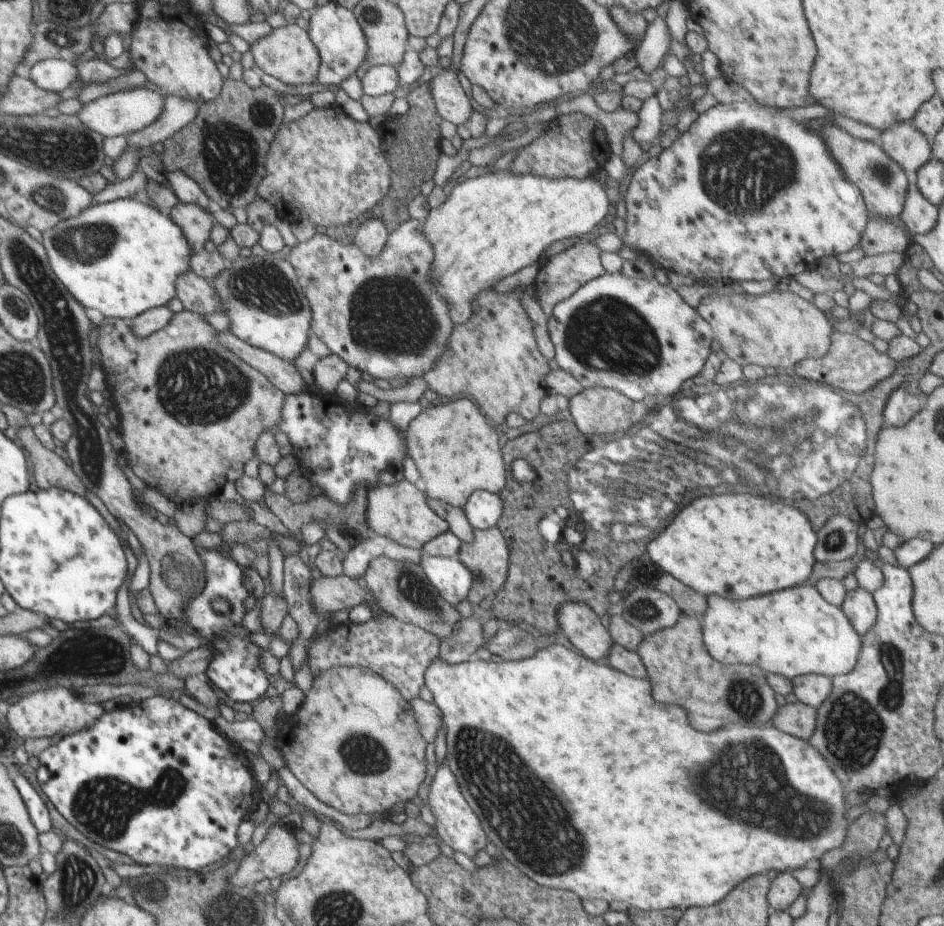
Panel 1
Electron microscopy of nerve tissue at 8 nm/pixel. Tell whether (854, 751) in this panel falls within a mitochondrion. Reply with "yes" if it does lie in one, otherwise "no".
yes

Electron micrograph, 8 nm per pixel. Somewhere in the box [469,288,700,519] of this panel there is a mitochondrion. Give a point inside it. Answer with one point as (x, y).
(602, 334)

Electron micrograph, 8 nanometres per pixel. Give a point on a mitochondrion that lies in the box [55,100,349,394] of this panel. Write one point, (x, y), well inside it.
(230, 151)

